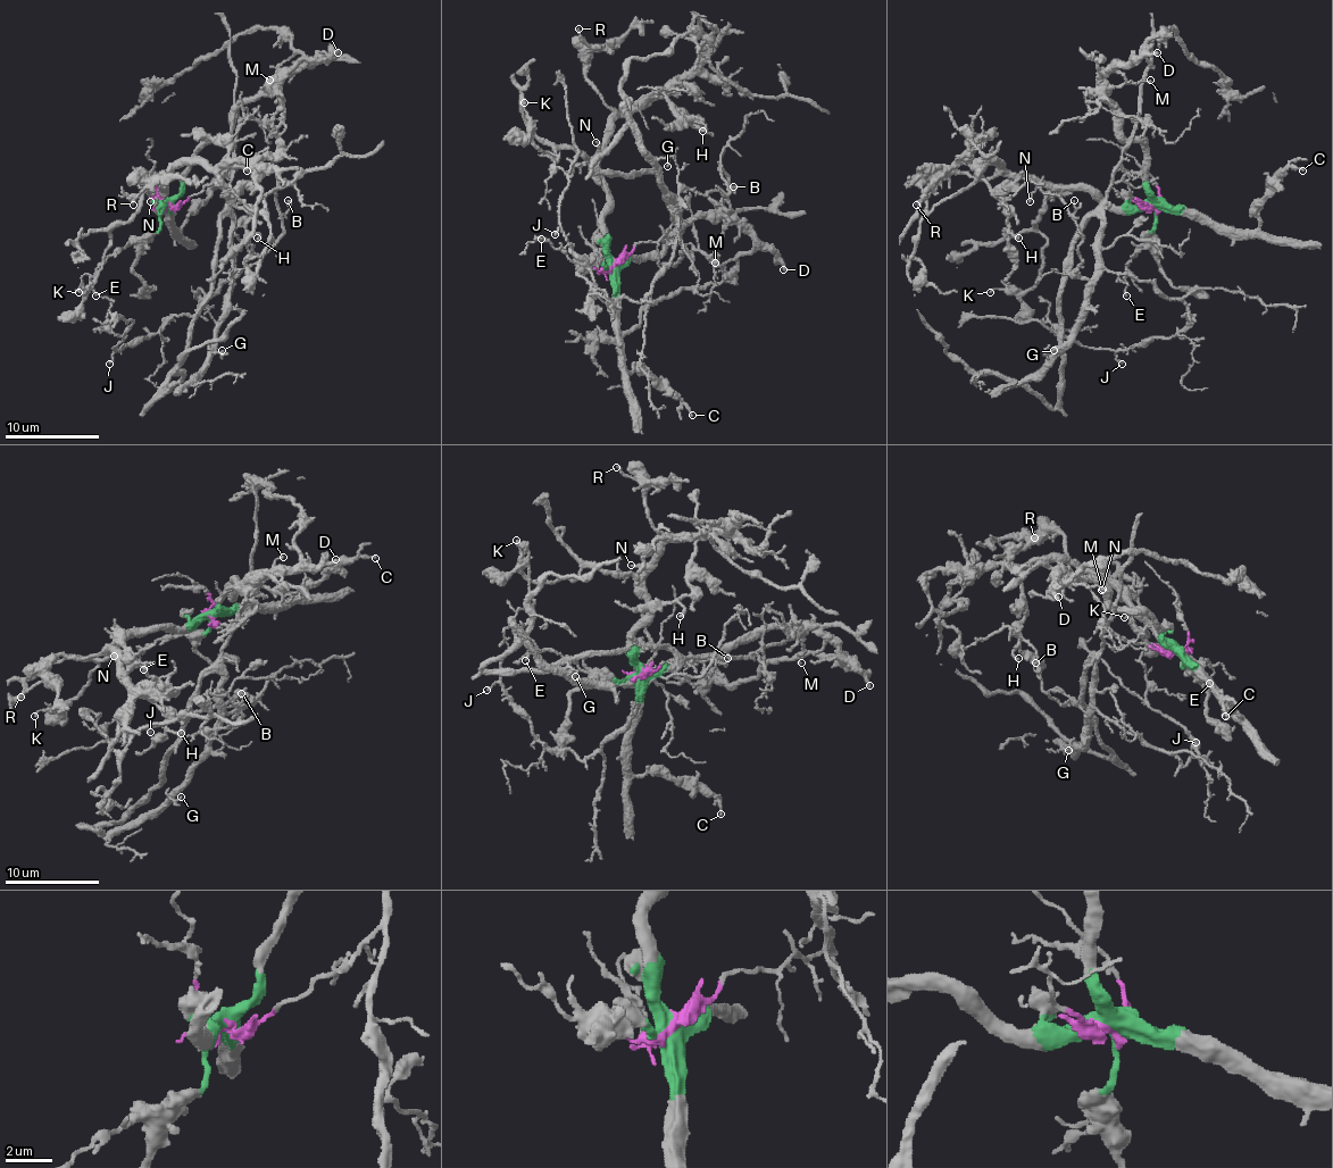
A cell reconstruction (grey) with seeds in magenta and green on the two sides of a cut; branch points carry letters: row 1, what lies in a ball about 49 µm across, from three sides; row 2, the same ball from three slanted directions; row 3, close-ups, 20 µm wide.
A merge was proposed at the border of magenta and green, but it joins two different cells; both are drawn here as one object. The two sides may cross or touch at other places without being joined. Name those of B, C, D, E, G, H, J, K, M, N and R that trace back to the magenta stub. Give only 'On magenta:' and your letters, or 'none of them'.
On magenta: B, G, J

